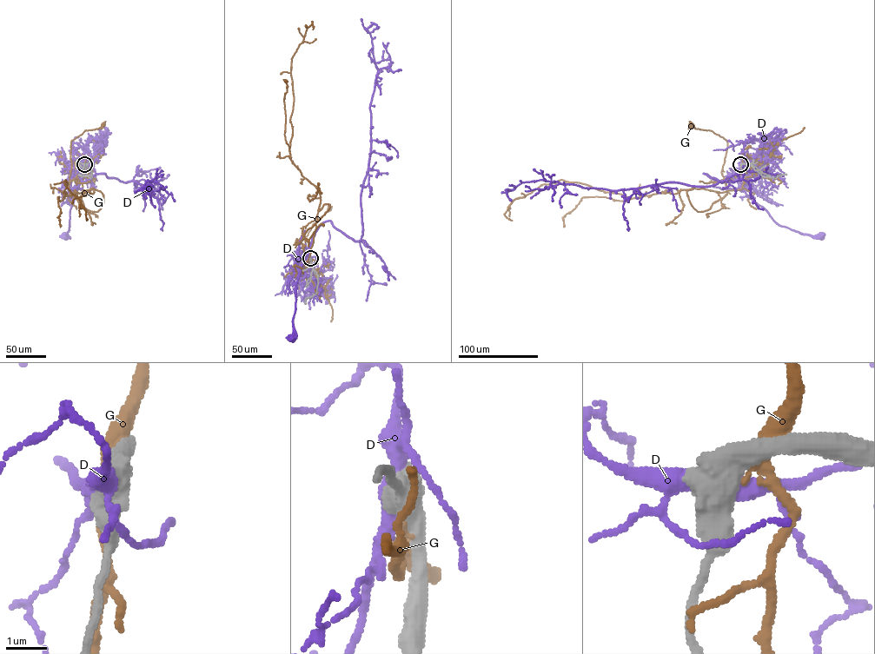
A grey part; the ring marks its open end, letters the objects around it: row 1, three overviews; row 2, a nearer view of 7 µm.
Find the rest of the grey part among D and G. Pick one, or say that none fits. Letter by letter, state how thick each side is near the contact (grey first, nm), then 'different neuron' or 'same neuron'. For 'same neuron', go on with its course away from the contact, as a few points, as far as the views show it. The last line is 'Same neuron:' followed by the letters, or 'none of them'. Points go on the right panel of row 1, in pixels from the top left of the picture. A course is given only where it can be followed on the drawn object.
D: calibres 650 and 400 nm; different neuron
G: calibres 440 and 360 nm; different neuron
Same neuron: none of them

